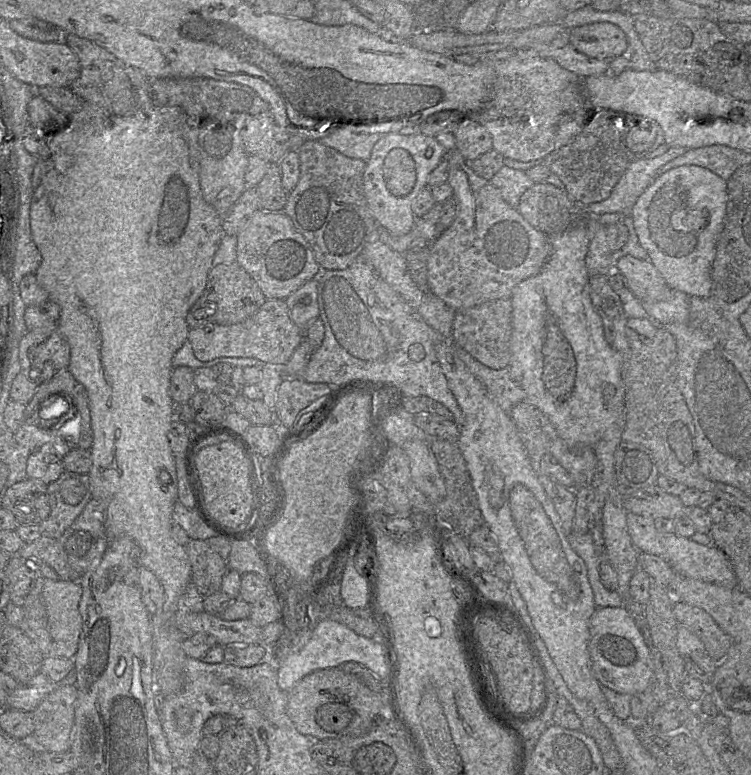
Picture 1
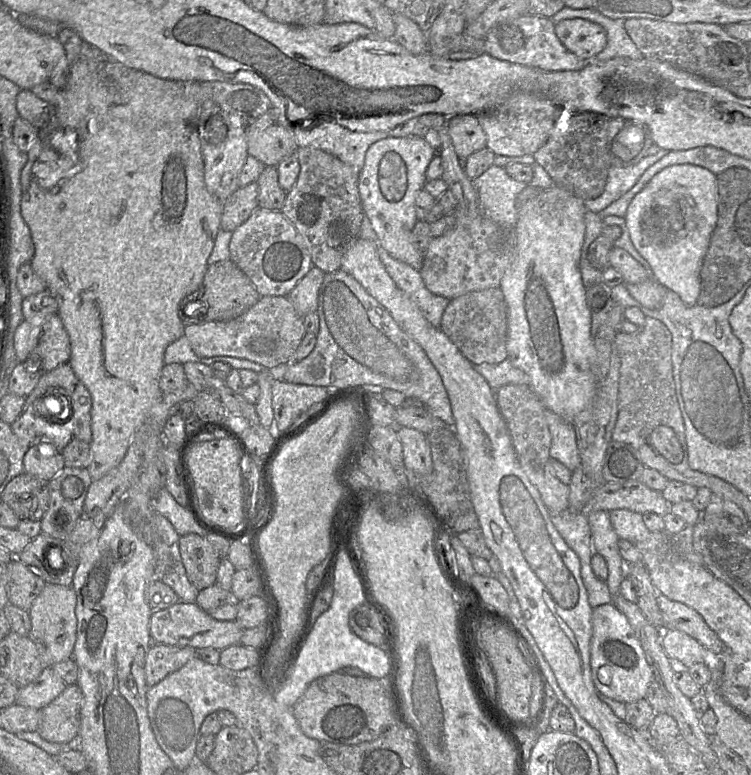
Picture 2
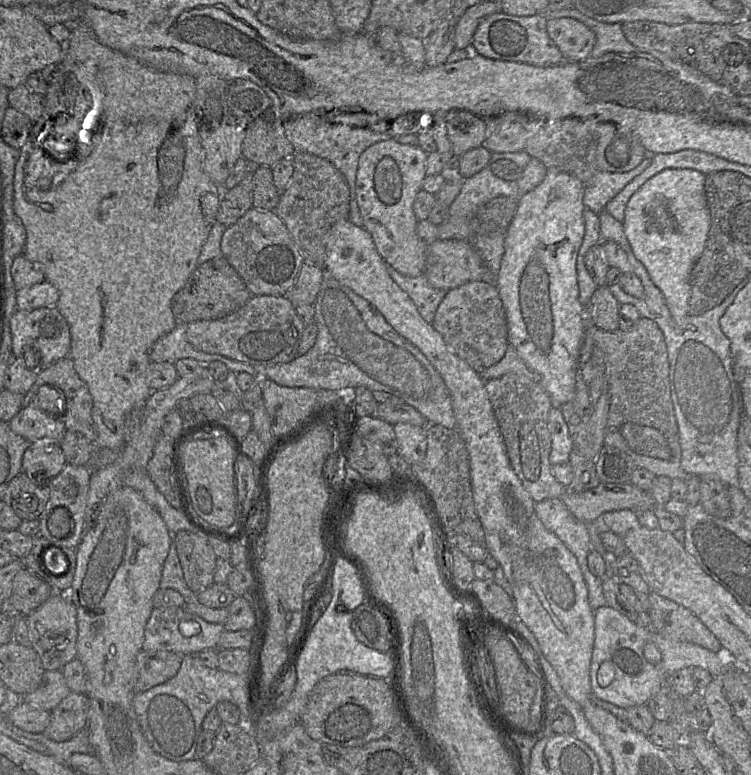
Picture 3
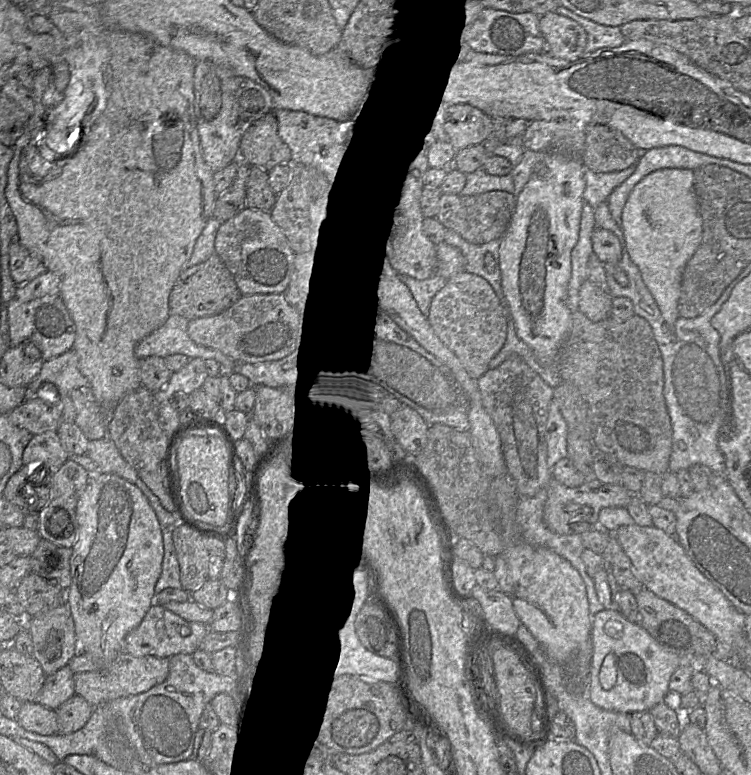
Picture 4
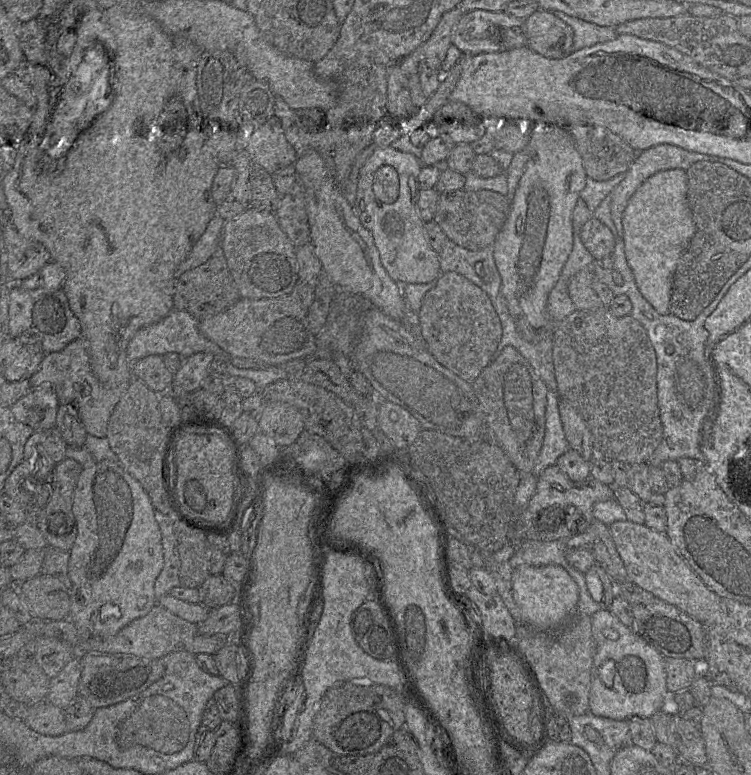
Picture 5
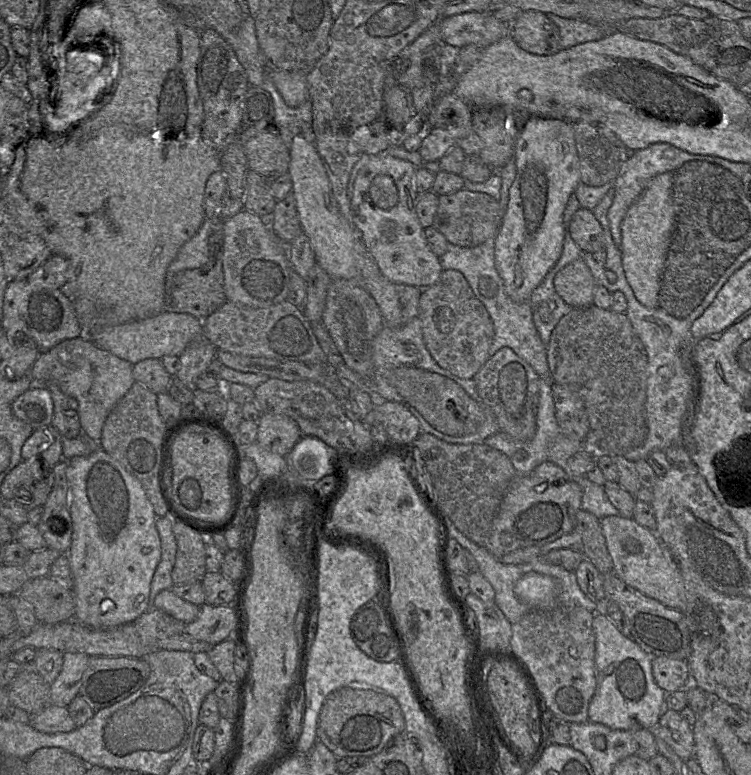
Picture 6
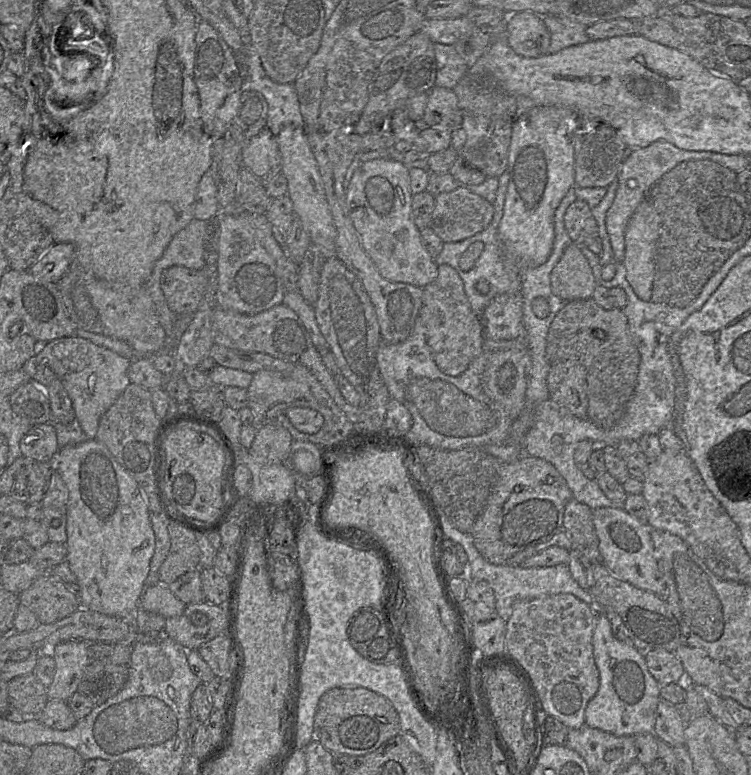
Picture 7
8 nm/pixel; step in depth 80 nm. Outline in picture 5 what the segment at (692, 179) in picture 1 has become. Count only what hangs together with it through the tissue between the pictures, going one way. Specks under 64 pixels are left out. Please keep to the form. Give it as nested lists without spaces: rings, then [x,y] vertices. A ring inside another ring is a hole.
[[[686,170],[655,173],[636,190],[623,214],[625,255],[643,297],[661,315],[670,314],[673,277],[678,261],[695,234],[687,200]]]

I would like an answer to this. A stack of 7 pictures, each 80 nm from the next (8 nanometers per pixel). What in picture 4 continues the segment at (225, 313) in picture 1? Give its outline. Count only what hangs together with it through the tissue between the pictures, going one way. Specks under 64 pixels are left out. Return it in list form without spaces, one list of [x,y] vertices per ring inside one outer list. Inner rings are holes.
[[[213,254],[204,263],[181,272],[169,297],[170,315],[179,315],[189,321],[219,315],[235,305],[242,296],[224,262]]]

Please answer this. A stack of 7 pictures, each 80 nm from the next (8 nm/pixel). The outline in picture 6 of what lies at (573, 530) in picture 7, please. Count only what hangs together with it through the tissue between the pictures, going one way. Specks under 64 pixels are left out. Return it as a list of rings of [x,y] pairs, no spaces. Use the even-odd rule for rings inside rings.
[[[581,509],[575,516],[574,531],[582,538],[584,557],[601,574],[613,573],[613,562],[606,547],[600,520],[594,514]]]

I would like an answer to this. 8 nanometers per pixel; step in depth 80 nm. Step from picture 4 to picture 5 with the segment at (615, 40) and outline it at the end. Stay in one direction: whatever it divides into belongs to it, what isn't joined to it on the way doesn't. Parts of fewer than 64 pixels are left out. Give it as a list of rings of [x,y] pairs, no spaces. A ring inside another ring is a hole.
[[[550,11],[563,20],[573,29],[574,51],[590,47],[598,43],[612,41],[618,33],[614,27],[603,27],[569,16],[561,11]]]

